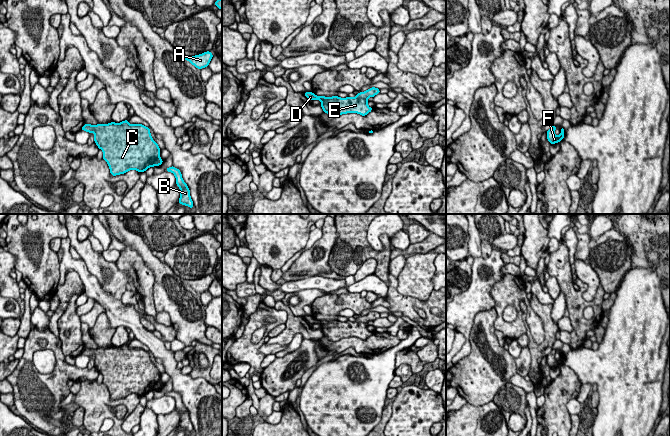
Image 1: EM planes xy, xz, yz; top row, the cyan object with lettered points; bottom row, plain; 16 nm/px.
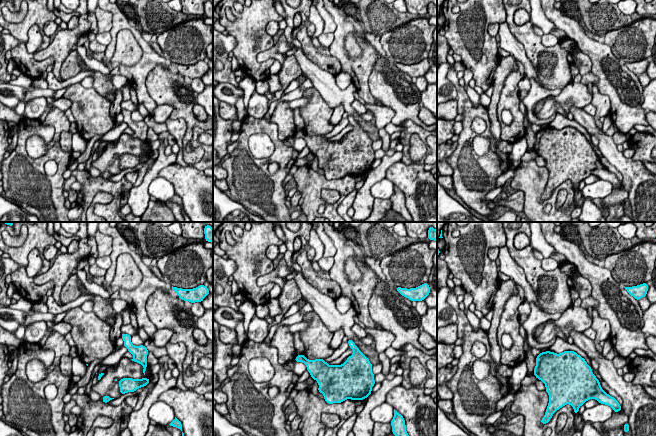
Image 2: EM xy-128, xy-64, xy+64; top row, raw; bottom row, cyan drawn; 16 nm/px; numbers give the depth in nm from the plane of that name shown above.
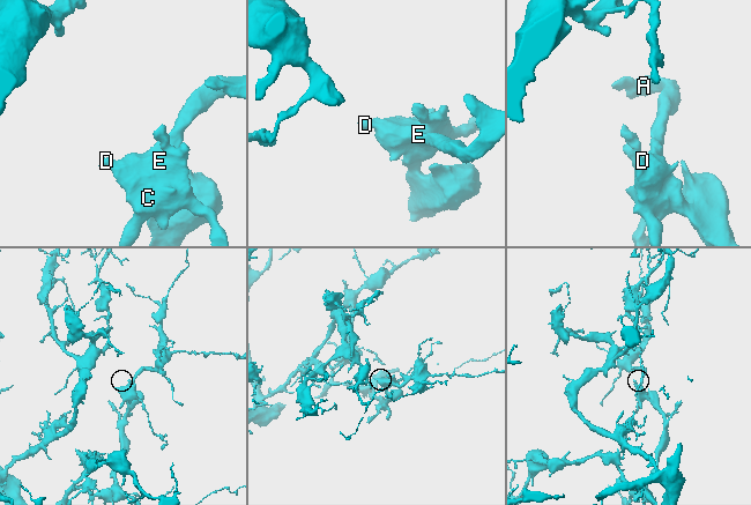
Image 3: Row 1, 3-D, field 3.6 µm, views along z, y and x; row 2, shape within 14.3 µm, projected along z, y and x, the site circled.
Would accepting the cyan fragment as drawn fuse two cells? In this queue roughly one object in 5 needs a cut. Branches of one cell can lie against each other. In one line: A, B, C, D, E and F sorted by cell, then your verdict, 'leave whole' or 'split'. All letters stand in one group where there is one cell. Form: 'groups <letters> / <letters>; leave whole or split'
groups A B C D E F; leave whole

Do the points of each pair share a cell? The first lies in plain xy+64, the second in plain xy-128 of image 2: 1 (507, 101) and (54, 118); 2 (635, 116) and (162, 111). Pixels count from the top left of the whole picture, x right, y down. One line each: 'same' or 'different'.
1: same
2: different

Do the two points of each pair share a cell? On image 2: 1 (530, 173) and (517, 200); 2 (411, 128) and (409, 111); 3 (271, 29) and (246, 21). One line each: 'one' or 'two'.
1: two
2: two
3: two

